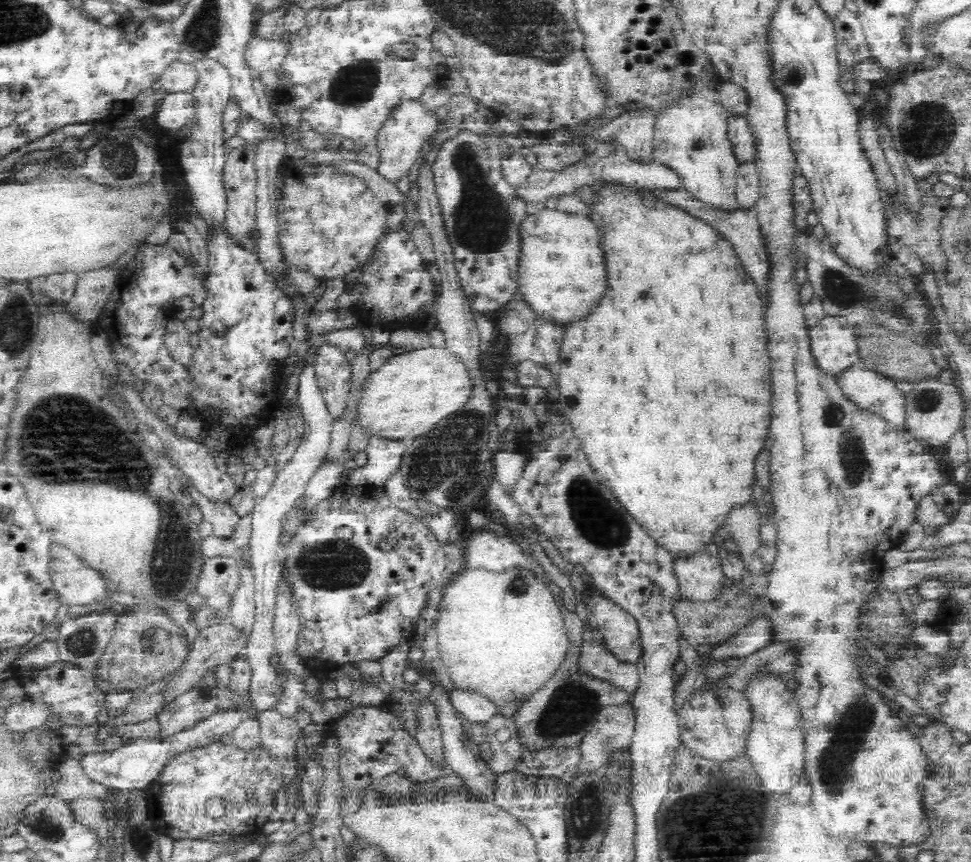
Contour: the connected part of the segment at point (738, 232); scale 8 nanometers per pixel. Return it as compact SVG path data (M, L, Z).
M686 189L677 191L654 191L656 191L657 194L664 196L664 200L668 200L668 203L675 203L678 206L682 206L684 210L695 215L696 218L700 218L704 222L707 222L710 226L717 229L722 237L727 239L728 242L731 242L737 257L743 264L744 270L756 285L758 297L760 297L760 301L762 301L762 307L766 310L769 307L770 302L769 288L771 287L771 270L773 268L767 247L764 244L764 240L761 240L762 234L758 220L759 208L757 203L748 206L748 208L738 208L735 211L728 211L696 199L696 197Z

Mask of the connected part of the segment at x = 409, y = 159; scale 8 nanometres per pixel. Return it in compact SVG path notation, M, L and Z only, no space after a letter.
M400 98L396 106L384 118L384 124L377 132L377 143L380 149L379 167L377 171L392 182L406 175L410 167L420 159L420 150L424 143L436 133L439 119L433 110L430 110L418 98Z

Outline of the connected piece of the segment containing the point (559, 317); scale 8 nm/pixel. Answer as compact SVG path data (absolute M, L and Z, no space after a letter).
M549 205L534 214L524 214L516 233L518 233L516 290L526 304L540 318L559 324L588 314L588 310L596 306L596 298L600 298L600 294L604 292L604 262L592 222L586 217L566 213Z

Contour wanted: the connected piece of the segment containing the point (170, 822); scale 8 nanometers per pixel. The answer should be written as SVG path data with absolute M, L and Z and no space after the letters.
M225 741L215 742L204 747L198 747L192 750L184 751L182 754L171 758L160 771L158 778L153 780L147 788L144 790L145 801L141 807L142 815L145 817L146 821L151 824L153 828L156 828L161 833L168 835L173 840L182 839L196 839L196 840L209 840L215 843L225 843L226 841L236 840L236 838L245 838L253 840L257 834L265 832L267 830L272 830L270 827L270 820L268 814L270 814L273 809L280 806L280 775L278 775L278 765L276 761L264 751L260 746L254 750L243 751L237 749L233 744L228 744Z

